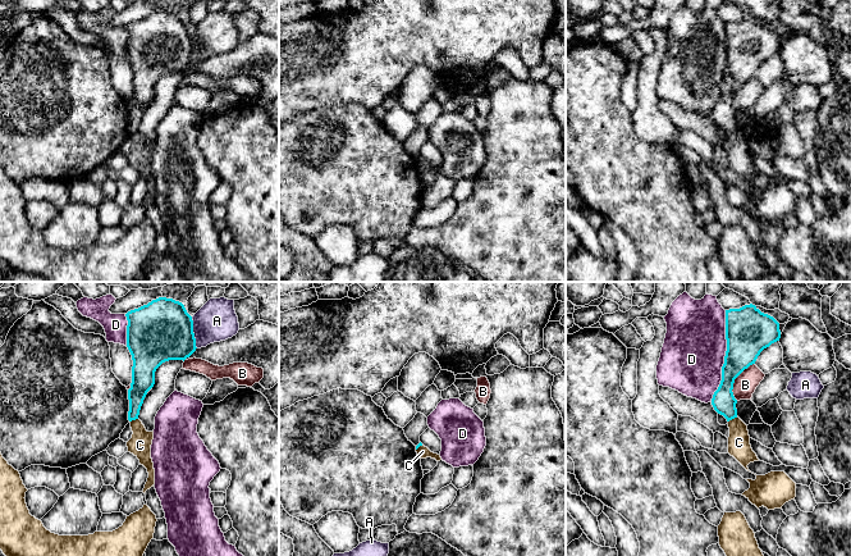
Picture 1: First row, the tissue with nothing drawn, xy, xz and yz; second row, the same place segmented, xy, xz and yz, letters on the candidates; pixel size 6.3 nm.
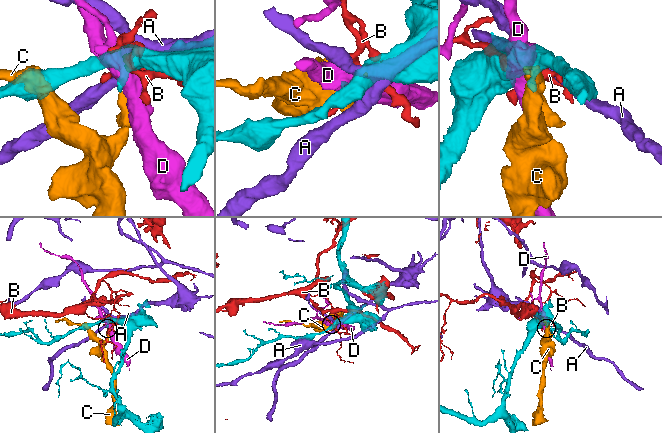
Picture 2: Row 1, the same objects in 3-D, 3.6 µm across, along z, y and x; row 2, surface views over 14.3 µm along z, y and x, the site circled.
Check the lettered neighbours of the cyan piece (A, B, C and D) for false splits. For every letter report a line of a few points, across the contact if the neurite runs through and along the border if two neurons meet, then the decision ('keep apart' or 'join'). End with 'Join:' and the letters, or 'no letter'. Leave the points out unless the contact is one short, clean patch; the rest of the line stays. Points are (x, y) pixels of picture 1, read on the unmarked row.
A: keep apart
B: keep apart
C: line yz (737, 130), (728, 135); keep apart
D: keep apart
Join: no letter

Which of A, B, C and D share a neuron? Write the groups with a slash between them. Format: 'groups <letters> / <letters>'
groups A / B / C / D

